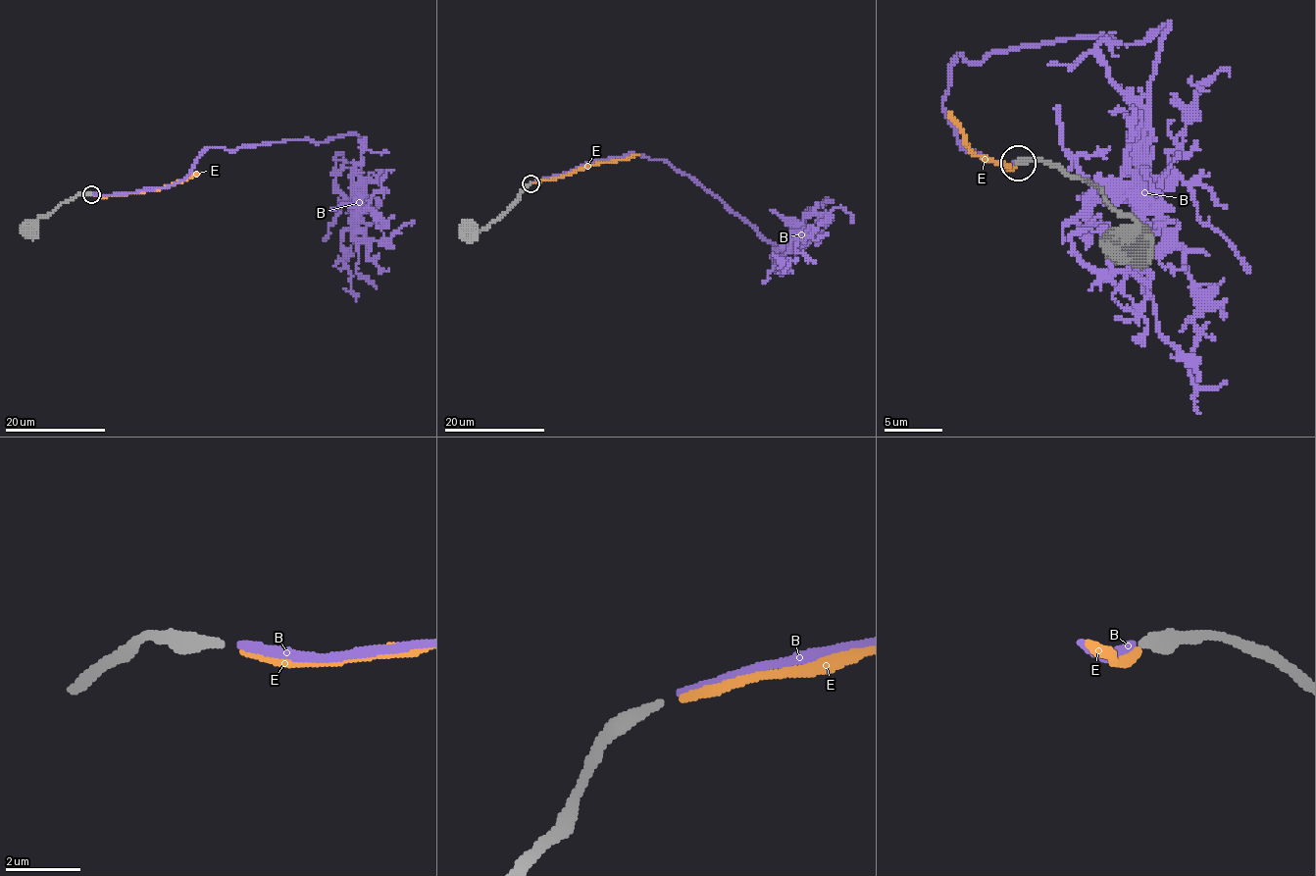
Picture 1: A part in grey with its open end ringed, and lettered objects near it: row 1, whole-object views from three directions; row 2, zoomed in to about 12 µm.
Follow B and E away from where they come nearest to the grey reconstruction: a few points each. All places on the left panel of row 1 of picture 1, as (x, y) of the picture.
B: (92, 194), (173, 185), (209, 147), (323, 142), (355, 133), (361, 178), (354, 235), (382, 241), (412, 221)
E: (94, 194), (116, 195), (173, 185), (199, 172)

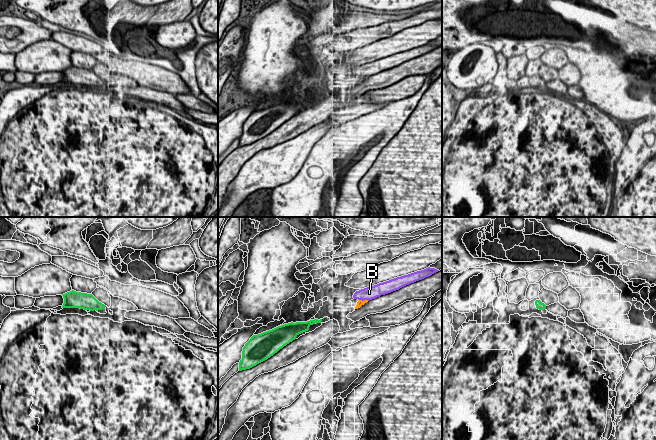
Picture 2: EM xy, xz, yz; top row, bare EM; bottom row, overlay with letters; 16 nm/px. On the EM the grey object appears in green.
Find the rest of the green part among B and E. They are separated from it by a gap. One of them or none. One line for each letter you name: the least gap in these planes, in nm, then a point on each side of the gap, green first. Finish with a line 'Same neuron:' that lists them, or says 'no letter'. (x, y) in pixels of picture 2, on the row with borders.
E: gap 500 nm; span xz (325, 317), (355, 308)
Same neuron: E

